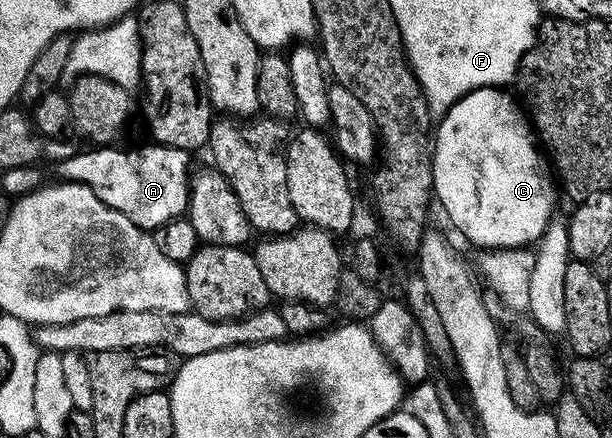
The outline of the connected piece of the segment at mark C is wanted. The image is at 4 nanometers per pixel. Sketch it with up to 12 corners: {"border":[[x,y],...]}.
{"border":[[515,98],[439,120],[432,189],[476,249],[539,244],[558,187]]}

